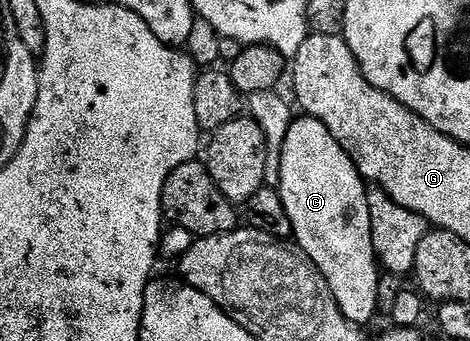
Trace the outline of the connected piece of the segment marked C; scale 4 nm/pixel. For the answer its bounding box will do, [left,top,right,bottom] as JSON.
[278,115,382,325]

